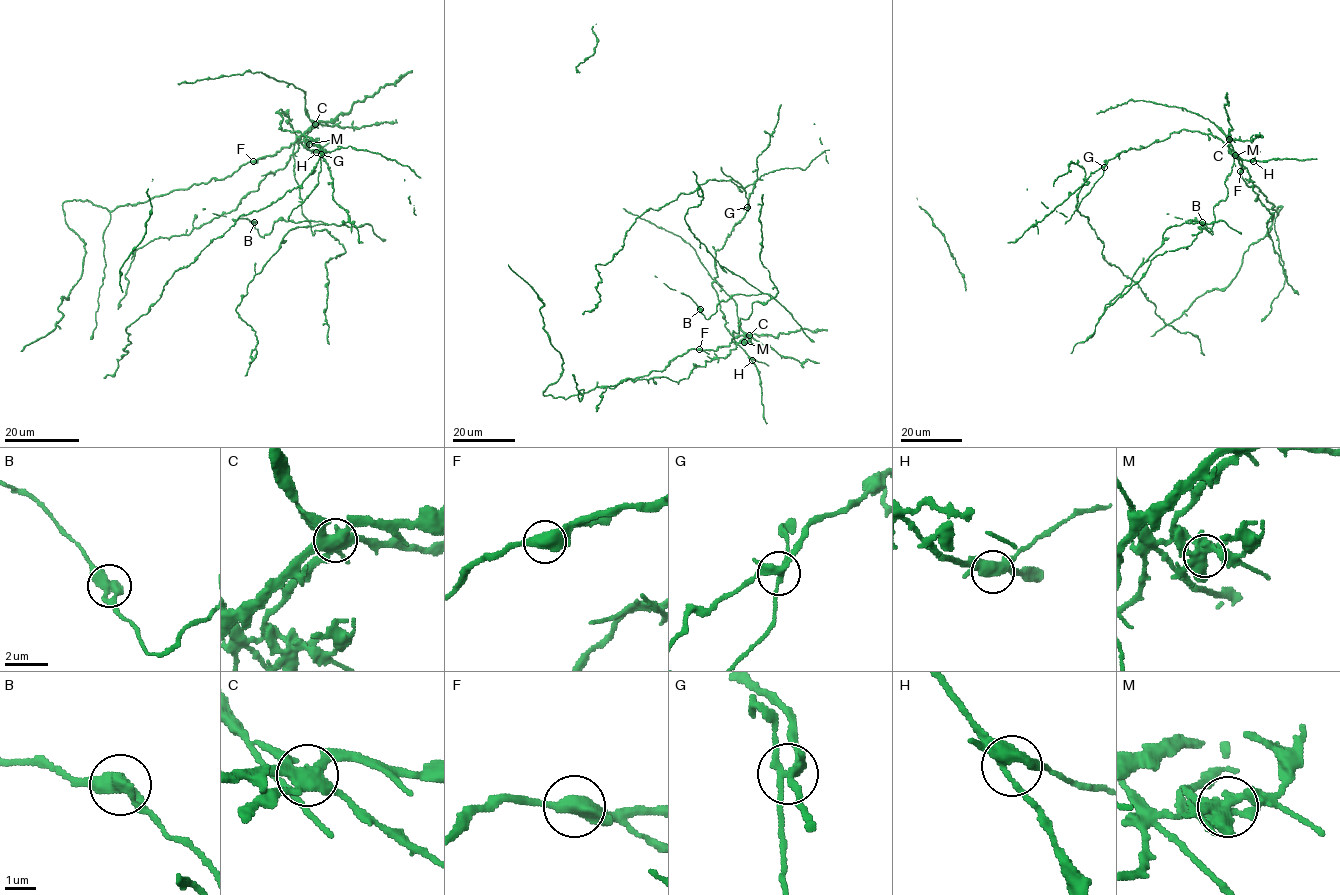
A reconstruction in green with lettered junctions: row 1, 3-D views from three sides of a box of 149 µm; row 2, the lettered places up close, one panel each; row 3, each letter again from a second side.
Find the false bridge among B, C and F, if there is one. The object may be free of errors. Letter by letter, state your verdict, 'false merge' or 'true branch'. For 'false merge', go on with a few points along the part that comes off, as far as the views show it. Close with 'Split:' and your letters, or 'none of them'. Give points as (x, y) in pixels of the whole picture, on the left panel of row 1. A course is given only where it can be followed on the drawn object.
B: true branch
C: false merge; foreign part runs (316, 124), (300, 141), (288, 116), (277, 113), (282, 129), (321, 146), (333, 199), (363, 242)
F: true branch
Split: C

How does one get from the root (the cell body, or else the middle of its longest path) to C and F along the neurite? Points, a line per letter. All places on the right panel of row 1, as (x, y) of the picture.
C: (1182, 129), (1211, 133), (1229, 149), (1229, 139)
F: (1182, 129), (1217, 137), (1238, 158), (1242, 165), (1240, 171)

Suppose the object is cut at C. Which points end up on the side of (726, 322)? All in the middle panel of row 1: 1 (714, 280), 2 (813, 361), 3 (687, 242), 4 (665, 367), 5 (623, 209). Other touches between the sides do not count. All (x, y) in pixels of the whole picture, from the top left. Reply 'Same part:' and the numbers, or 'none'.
Same part: 1, 2, 3, 5

